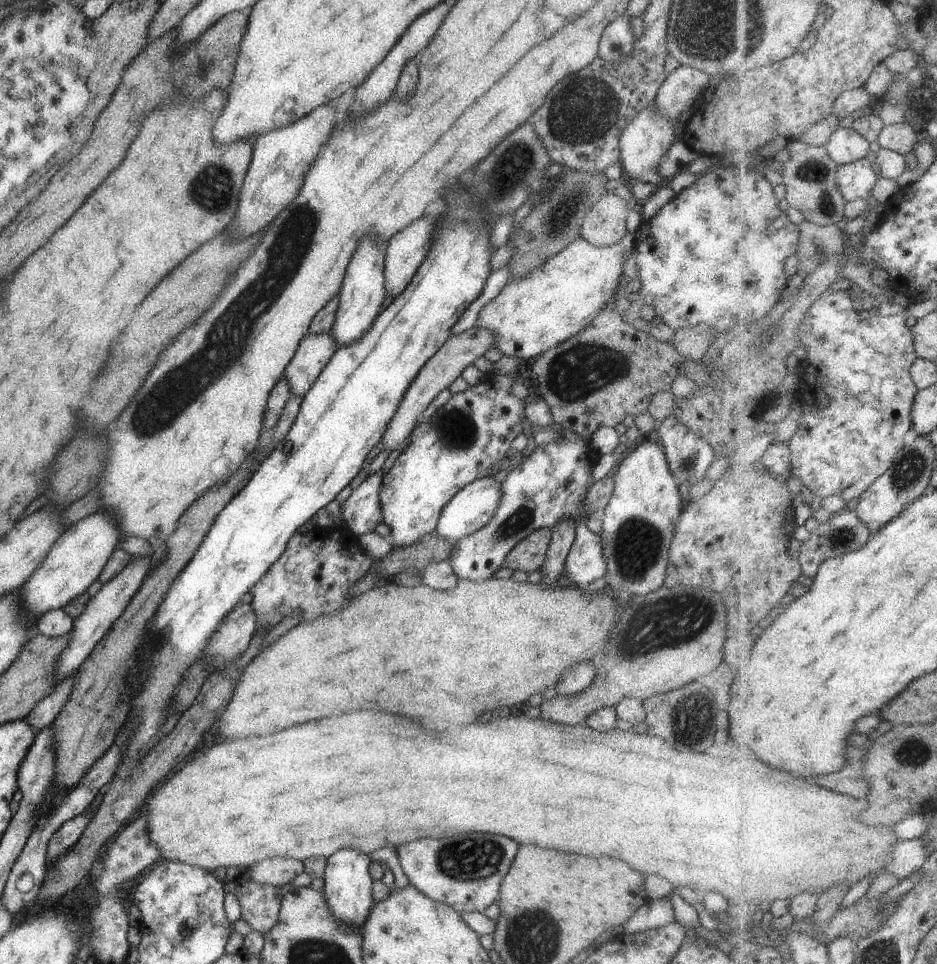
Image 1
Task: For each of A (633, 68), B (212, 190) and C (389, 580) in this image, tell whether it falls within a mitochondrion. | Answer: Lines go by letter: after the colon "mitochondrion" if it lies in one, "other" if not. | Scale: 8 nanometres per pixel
A: other
B: mitochondrion
C: other

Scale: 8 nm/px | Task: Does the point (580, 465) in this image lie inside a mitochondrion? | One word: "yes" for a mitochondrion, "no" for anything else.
no

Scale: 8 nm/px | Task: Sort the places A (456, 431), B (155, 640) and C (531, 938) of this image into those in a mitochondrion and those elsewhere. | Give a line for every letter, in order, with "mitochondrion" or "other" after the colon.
A: mitochondrion
B: other
C: mitochondrion

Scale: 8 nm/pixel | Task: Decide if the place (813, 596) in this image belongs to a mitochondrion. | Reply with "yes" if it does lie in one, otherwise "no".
no

